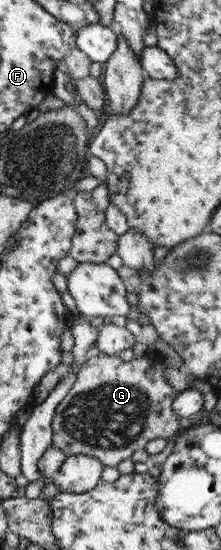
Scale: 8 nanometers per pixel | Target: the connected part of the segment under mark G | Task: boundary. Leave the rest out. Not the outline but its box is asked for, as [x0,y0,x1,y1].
[51,355,180,467]

